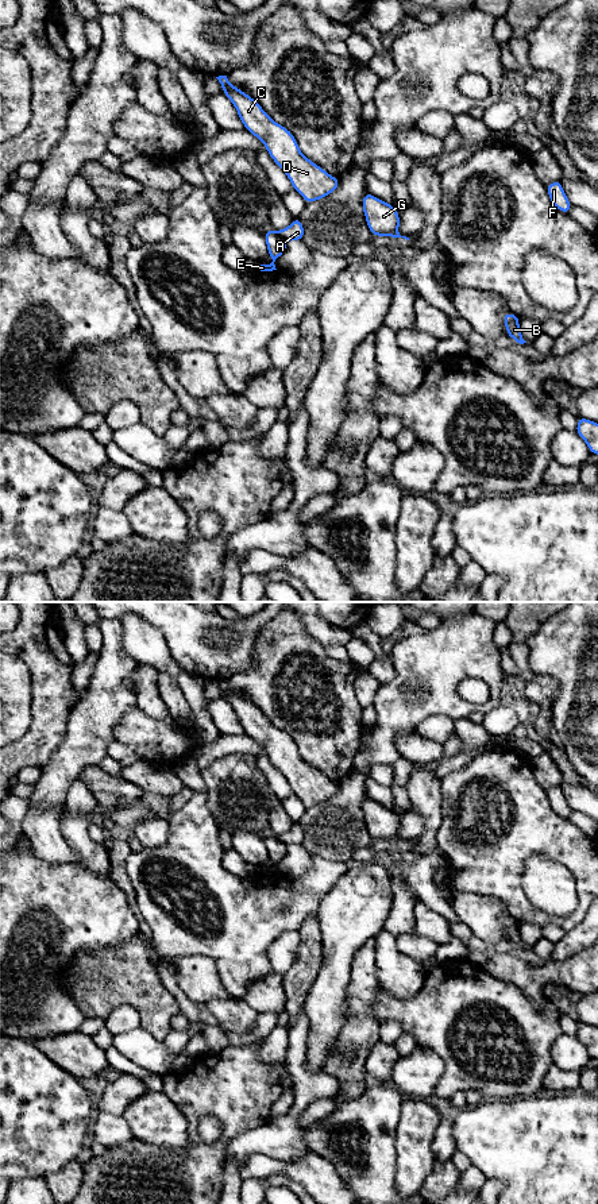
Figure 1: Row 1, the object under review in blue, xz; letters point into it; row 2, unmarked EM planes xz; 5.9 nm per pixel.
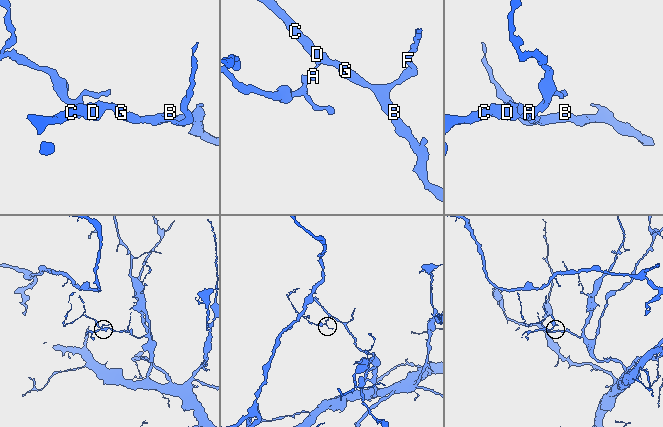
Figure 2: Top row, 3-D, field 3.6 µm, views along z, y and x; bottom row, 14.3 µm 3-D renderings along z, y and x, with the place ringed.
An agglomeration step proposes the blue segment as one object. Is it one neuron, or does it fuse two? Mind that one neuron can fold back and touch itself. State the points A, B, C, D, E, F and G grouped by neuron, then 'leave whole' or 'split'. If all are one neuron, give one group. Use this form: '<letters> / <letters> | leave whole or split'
A B C D F G / E | split

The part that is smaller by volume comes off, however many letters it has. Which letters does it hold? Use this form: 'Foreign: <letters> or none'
Foreign: E

